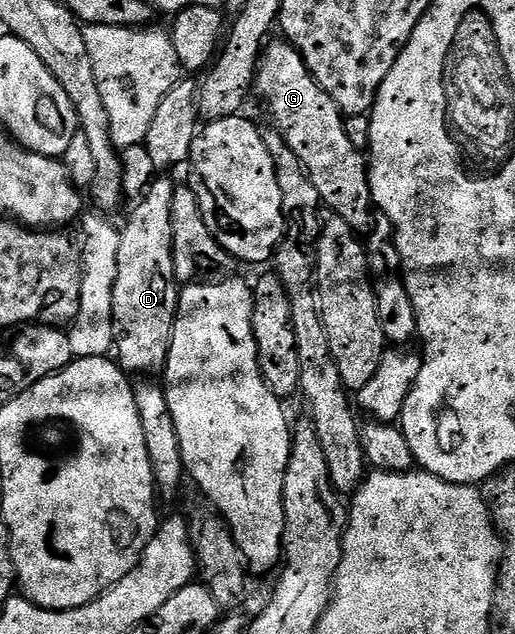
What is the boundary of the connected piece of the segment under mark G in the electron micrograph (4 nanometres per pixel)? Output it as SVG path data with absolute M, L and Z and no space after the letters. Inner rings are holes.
M273 38L264 45L257 65L256 95L265 99L273 115L276 131L291 146L295 158L305 167L322 205L339 214L355 230L370 227L375 205L369 185L369 166L362 149L351 146L345 116L335 102L317 85L297 49L284 38Z

